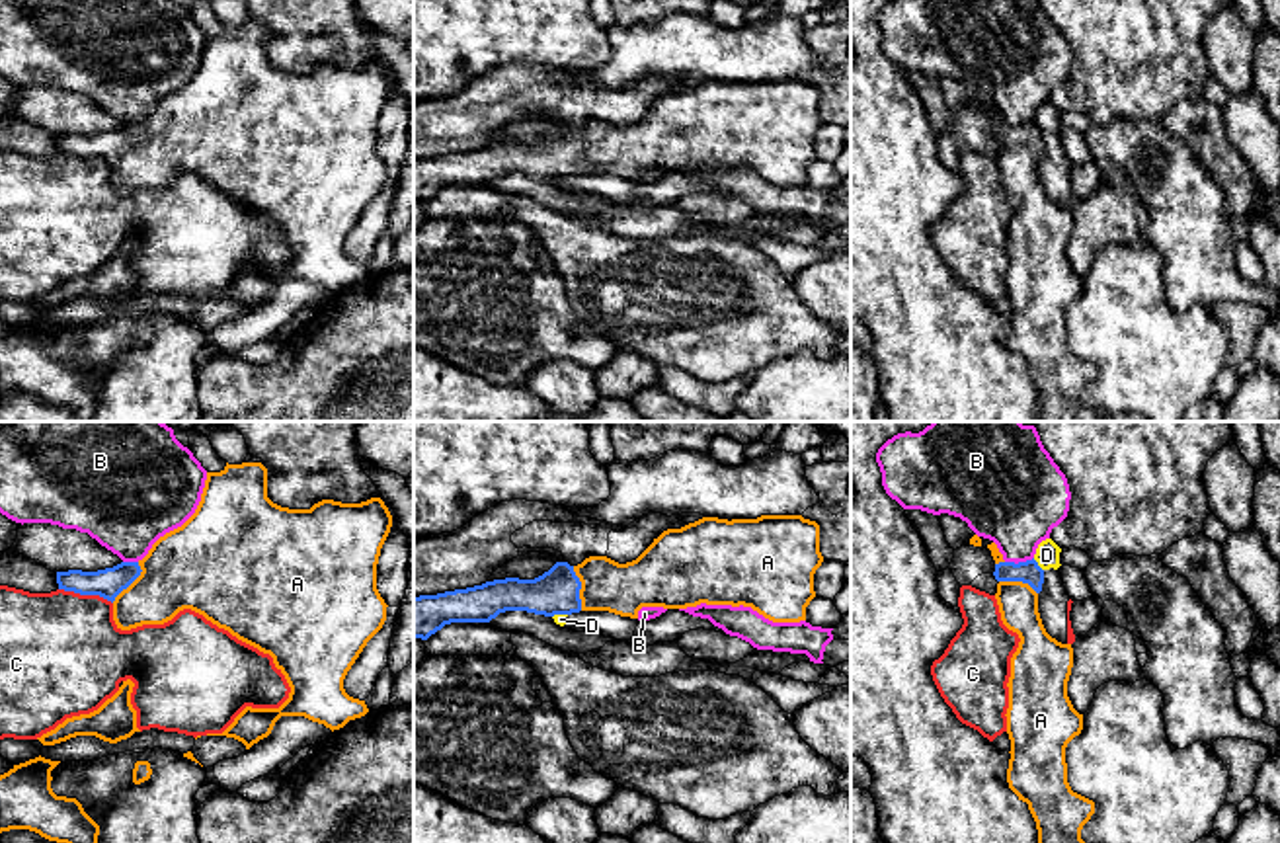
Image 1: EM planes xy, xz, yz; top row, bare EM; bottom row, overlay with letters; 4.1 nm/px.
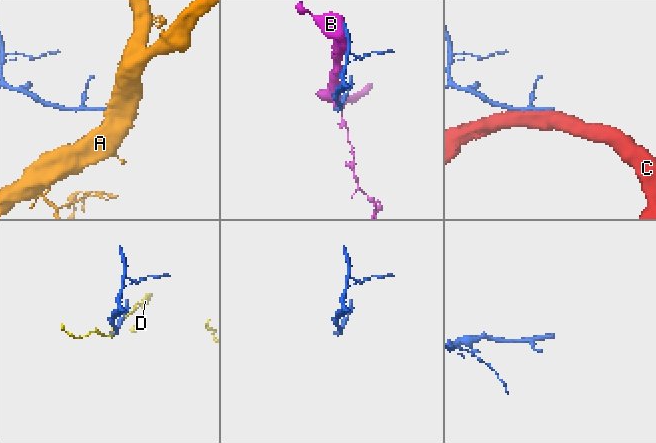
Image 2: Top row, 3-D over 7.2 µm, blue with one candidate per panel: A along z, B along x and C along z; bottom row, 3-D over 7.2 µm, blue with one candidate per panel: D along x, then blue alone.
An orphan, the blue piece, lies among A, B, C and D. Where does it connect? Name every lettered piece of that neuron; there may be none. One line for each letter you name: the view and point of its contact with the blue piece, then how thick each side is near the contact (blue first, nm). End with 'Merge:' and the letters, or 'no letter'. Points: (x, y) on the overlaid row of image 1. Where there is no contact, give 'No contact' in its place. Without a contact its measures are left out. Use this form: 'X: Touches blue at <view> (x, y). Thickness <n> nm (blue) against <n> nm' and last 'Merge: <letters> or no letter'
A: Touches blue at xz (580, 588). Thickness 190 nm (blue) against 200 nm
Merge: A

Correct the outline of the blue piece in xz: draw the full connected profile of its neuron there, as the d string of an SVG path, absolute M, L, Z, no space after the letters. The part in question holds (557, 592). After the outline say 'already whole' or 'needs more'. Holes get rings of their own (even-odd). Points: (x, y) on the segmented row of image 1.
M761 515L757 519L732 521L702 517L681 529L663 531L636 560L626 564L619 564L607 556L589 556L578 566L556 562L548 572L535 580L505 578L466 589L414 597L414 638L427 640L451 622L490 622L505 611L527 611L544 617L580 611L609 611L620 617L638 619L642 607L687 609L706 603L743 605L773 622L800 622L806 621L806 607L816 597L814 574L821 562L820 525L802 515Z; needs more

